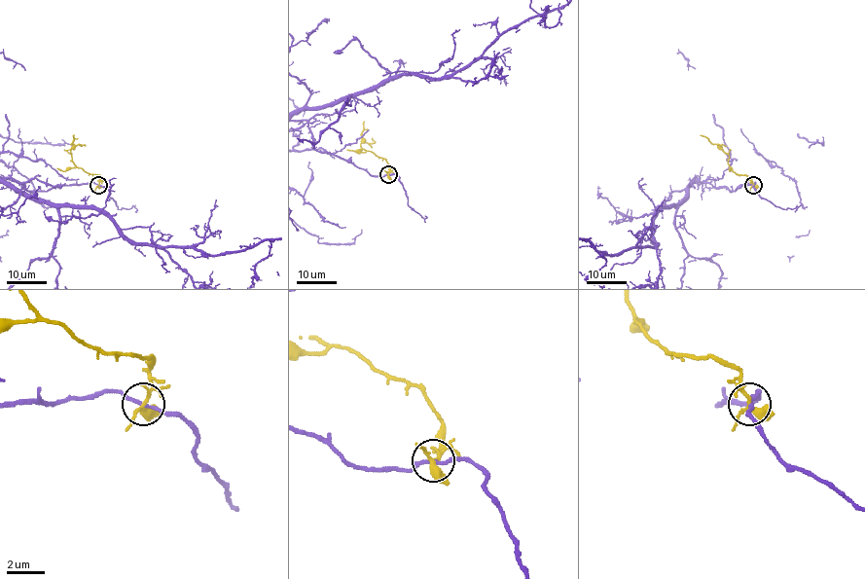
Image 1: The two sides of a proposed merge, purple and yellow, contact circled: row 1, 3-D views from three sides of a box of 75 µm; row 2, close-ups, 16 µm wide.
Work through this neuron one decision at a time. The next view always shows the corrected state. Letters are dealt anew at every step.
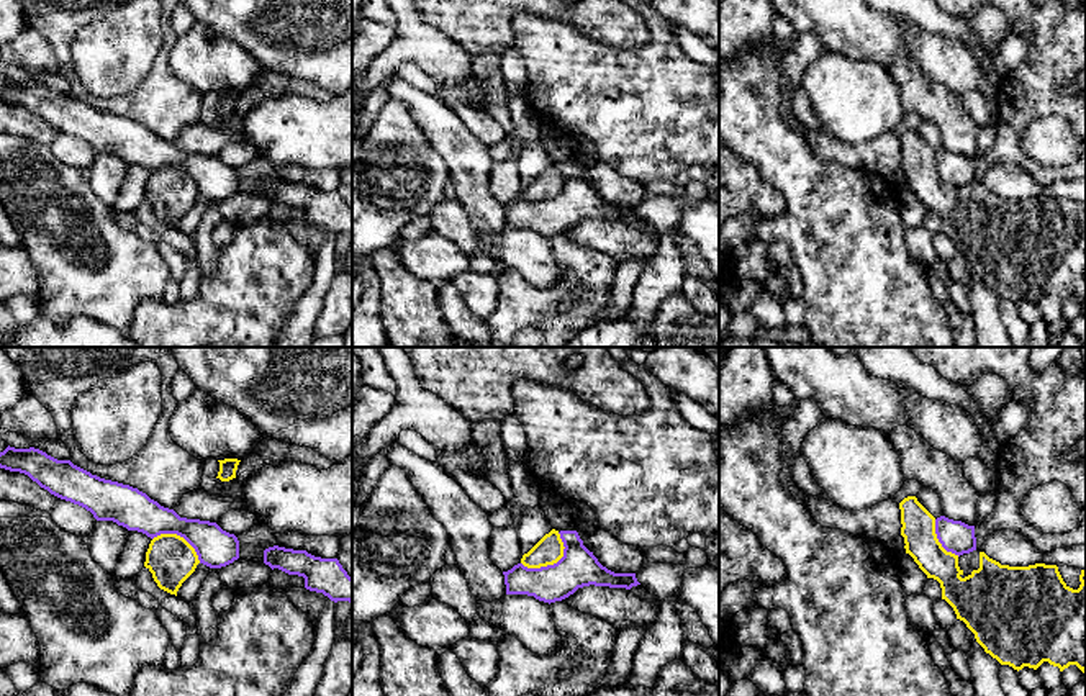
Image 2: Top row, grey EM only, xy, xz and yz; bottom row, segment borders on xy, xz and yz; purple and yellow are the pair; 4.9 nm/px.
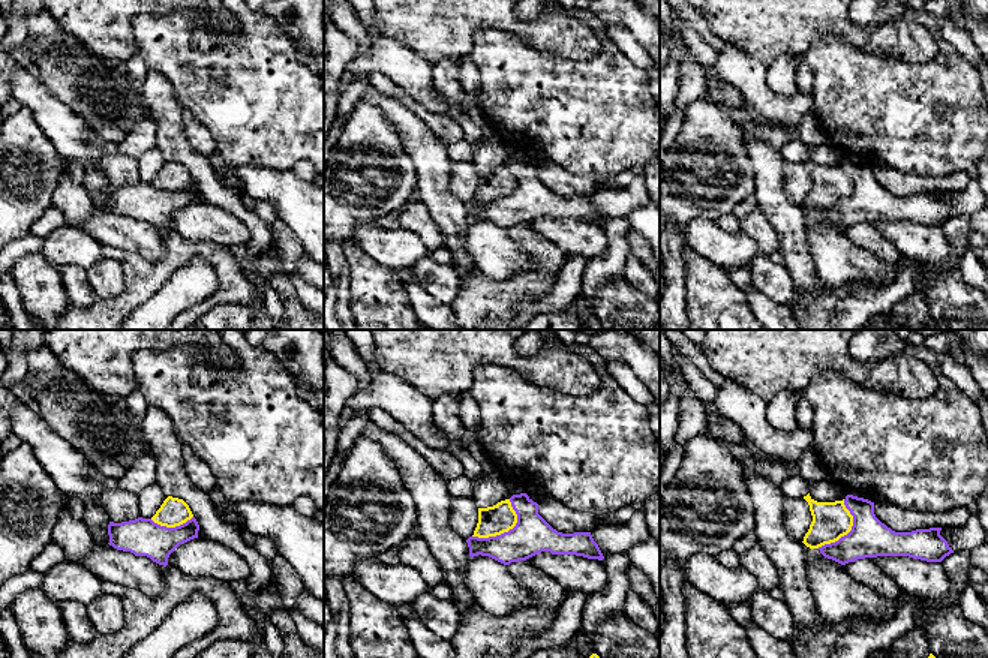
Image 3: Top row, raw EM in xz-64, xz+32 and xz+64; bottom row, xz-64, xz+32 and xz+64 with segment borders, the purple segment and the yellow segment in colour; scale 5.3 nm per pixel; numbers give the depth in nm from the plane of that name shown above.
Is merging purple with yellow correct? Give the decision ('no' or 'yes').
no

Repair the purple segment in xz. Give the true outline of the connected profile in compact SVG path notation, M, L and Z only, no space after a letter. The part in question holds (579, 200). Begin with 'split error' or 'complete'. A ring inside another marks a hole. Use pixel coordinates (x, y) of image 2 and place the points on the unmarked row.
complete; M560 164L563 190L547 200L527 201L523 197L503 205L506 228L527 228L544 236L568 231L583 219L626 221L640 218L636 206L614 206L590 185L577 164Z

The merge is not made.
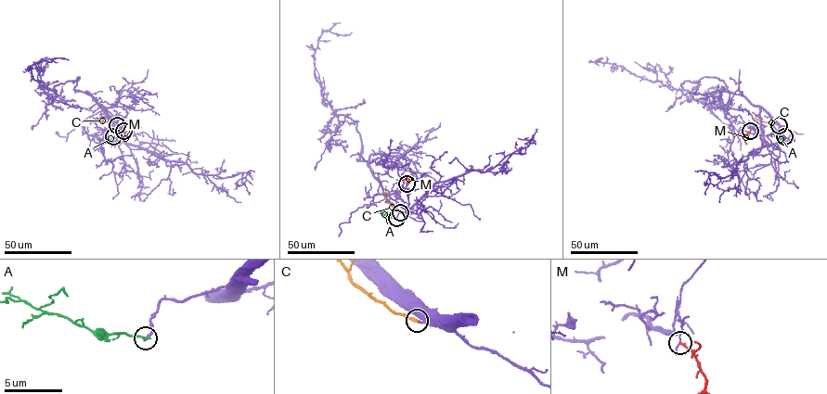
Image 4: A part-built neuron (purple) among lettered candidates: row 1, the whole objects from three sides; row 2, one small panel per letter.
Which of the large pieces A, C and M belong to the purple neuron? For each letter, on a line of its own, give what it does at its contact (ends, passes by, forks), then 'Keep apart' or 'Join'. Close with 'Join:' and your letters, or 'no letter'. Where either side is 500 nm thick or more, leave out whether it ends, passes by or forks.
A: It ends there. Keep apart
C: It ends there. Join
M: It ends there. Keep apart
Join: C

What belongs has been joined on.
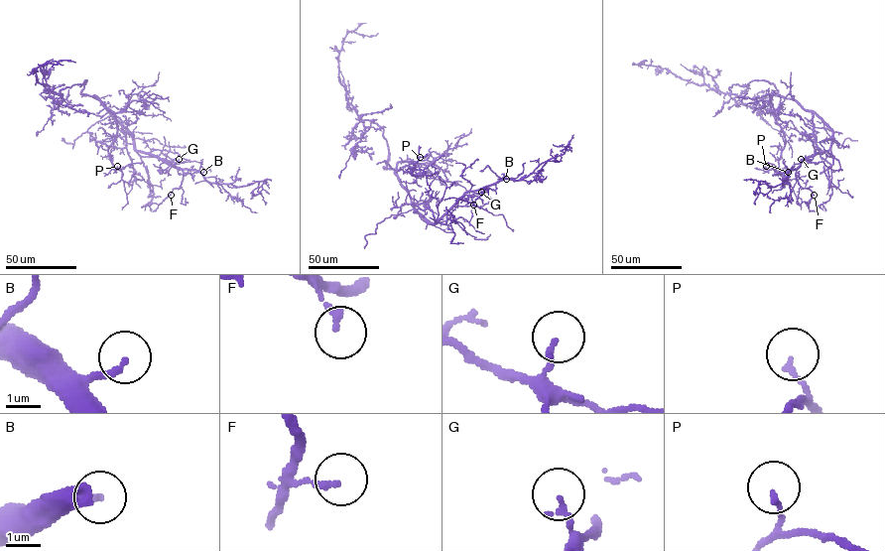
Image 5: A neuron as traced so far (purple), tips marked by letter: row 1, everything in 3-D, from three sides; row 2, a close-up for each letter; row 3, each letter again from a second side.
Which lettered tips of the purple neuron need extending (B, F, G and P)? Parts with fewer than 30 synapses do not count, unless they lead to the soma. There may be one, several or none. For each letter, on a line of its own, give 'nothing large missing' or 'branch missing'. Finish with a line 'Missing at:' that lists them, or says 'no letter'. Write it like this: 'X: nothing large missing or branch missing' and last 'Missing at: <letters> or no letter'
B: branch missing
F: nothing large missing
G: nothing large missing
P: nothing large missing
Missing at: B

